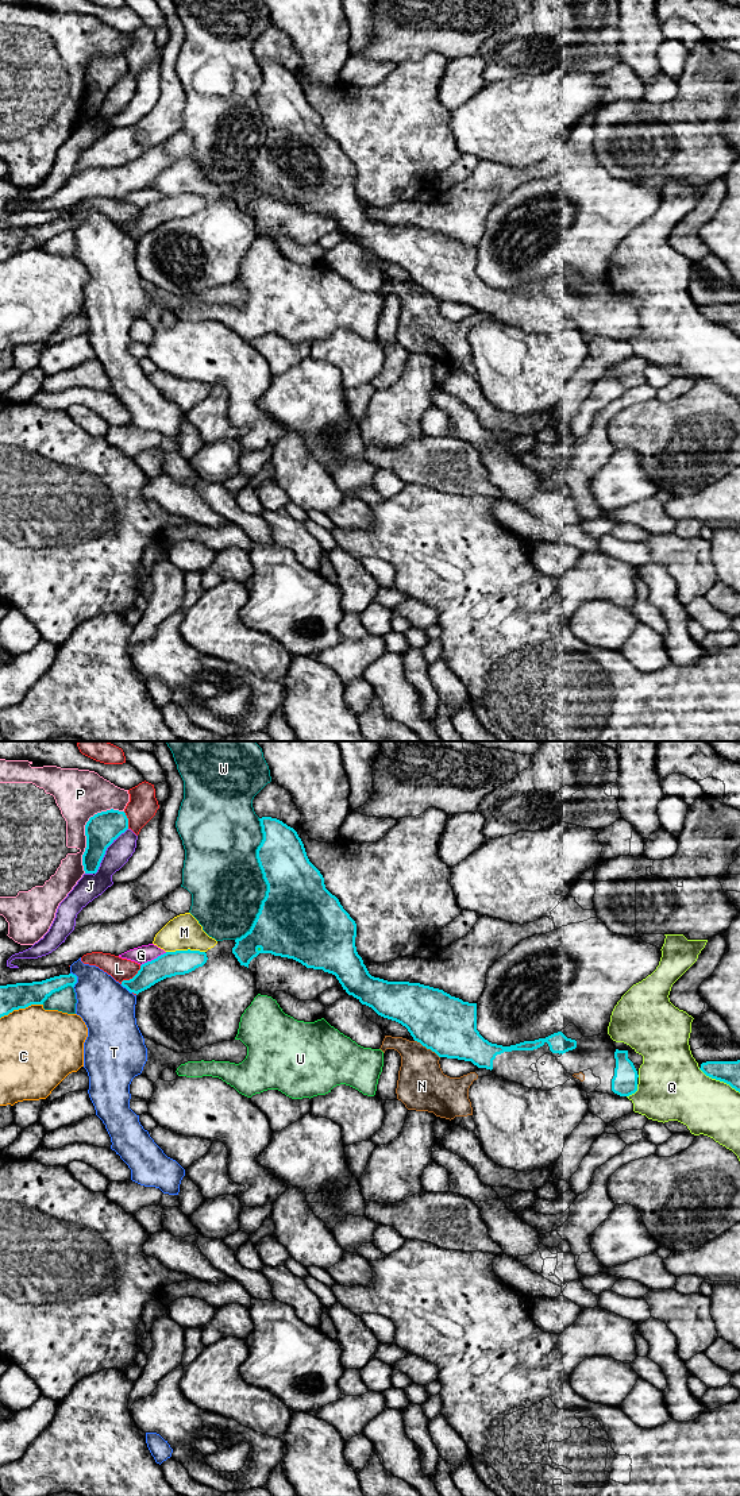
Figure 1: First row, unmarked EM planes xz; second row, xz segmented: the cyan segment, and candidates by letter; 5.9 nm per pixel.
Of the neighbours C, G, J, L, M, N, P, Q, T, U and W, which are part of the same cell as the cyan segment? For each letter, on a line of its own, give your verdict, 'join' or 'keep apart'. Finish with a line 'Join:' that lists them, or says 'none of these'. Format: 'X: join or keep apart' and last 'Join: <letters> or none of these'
C: keep apart
G: keep apart
J: keep apart
L: keep apart
M: keep apart
N: join
P: keep apart
Q: keep apart
T: keep apart
U: keep apart
W: keep apart
Join: N

